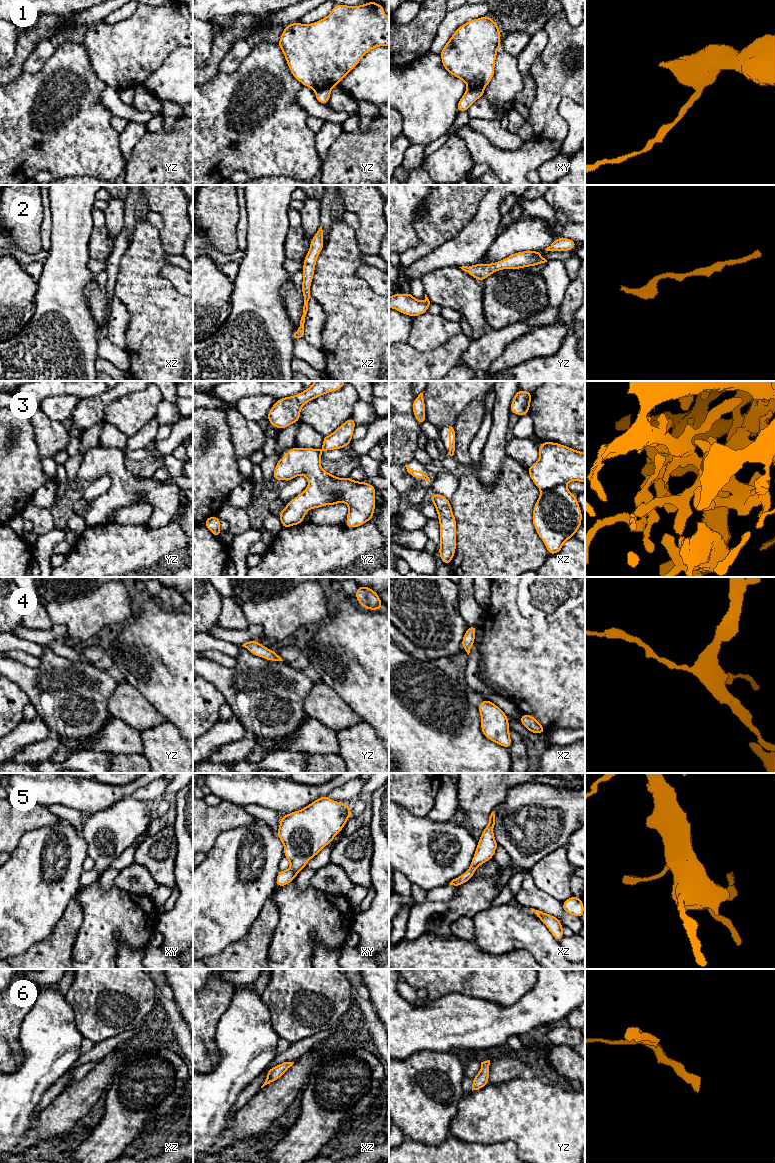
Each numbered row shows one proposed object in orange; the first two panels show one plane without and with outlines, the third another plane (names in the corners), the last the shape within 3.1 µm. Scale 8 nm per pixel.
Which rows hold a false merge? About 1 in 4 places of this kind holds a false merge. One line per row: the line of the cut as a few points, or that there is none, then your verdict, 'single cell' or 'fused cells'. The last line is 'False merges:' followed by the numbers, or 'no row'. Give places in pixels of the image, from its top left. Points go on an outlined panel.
1: cut in yz along (331, 87), (320, 87), (315, 90); fused cells
2: no cut; single cell
3: no cut; single cell
4: no cut; single cell
5: no cut; single cell
6: no cut; single cell
False merges: 1

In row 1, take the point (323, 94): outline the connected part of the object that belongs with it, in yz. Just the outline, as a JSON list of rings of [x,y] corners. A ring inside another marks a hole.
[[[323,87],[323,88],[315,90],[316,99],[320,104],[328,104],[329,103],[331,89],[332,88],[330,88],[330,87]]]

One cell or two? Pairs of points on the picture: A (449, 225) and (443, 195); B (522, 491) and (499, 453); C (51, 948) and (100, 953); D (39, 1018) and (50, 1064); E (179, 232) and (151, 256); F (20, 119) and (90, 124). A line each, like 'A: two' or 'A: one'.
A: one
B: two
C: two
D: one
E: two
F: one

